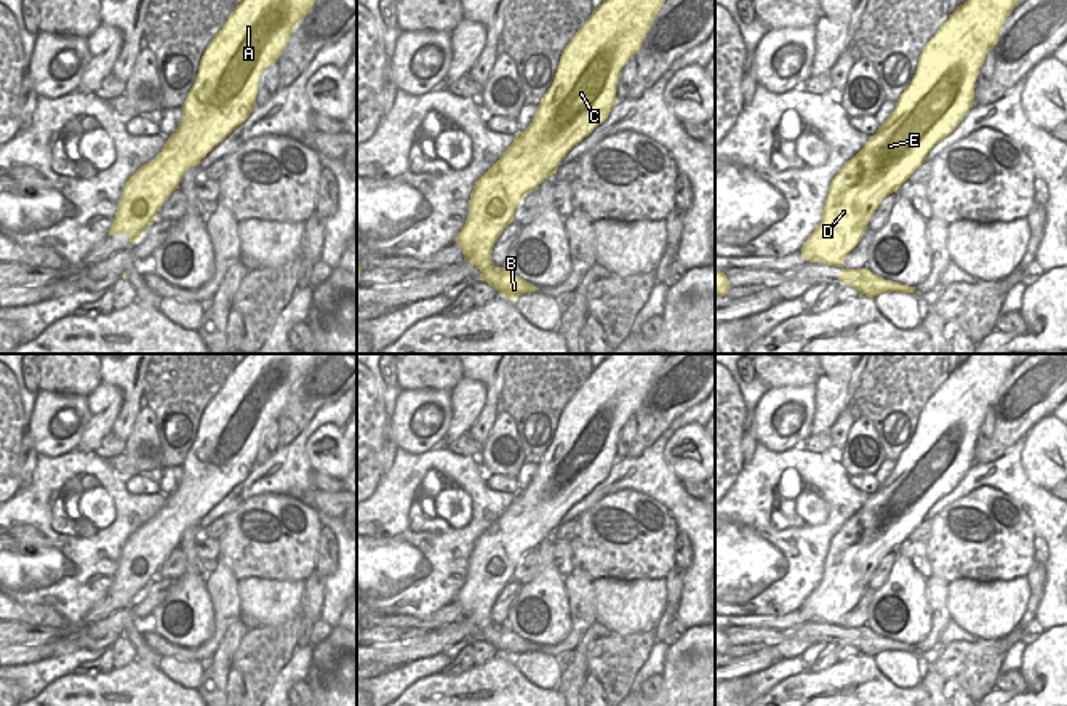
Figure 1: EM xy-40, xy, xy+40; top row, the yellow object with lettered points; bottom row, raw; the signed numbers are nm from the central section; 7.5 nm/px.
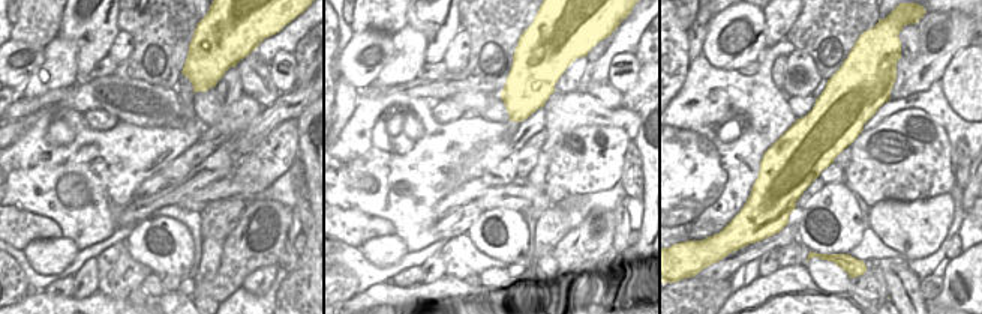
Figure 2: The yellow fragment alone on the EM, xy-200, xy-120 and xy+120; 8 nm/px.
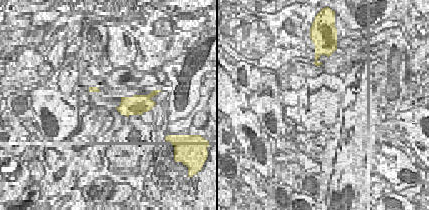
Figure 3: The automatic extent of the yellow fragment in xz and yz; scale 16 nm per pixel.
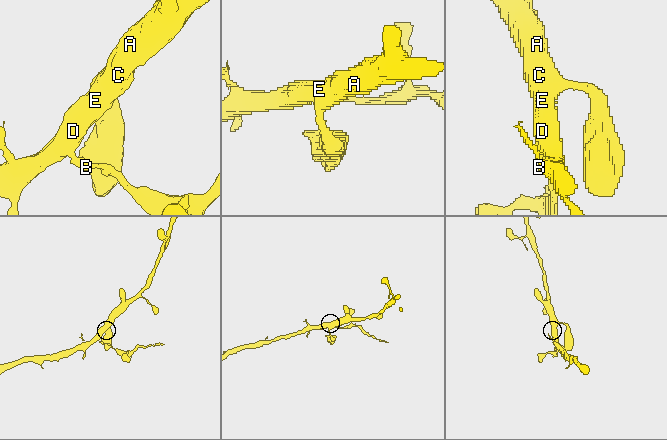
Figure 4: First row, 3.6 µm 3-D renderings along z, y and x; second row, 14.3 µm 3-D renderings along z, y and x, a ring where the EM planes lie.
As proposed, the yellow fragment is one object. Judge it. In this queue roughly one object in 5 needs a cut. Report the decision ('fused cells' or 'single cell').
single cell

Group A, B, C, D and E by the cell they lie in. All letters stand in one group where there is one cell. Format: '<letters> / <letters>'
A B C D E

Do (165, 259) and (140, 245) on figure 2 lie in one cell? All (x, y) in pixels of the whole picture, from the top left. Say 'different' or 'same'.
same

